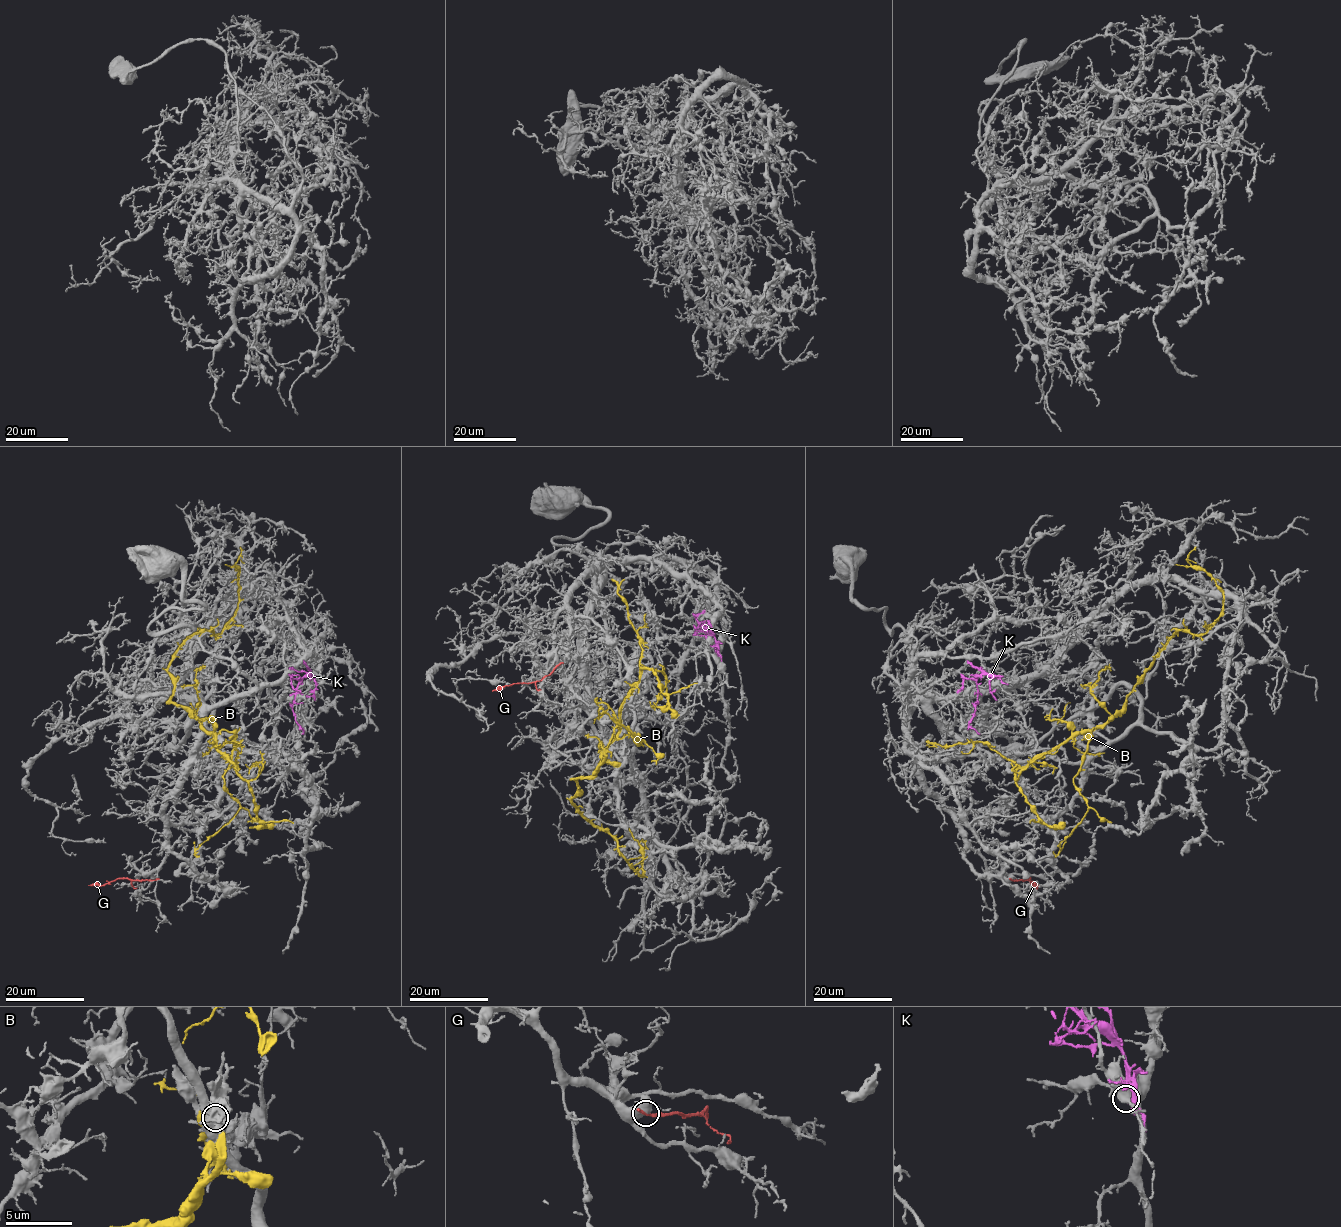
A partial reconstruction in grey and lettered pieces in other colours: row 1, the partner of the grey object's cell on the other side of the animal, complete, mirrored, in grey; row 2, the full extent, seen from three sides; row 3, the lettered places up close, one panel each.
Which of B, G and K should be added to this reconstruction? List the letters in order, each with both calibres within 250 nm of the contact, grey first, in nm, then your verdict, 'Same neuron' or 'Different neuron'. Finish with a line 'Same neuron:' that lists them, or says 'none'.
B: Thickness 800 nm (grey) against 240 nm. Different neuron
G: Thickness 440 nm (grey) against 190 nm. Different neuron
K: Thickness 380 nm (grey) against 220 nm. Different neuron
Same neuron: none

